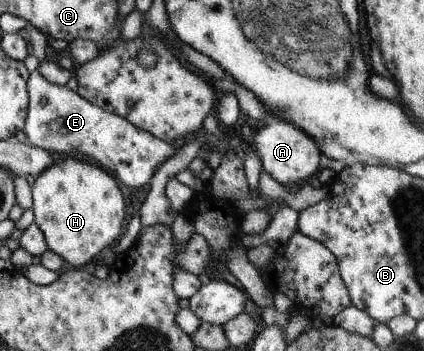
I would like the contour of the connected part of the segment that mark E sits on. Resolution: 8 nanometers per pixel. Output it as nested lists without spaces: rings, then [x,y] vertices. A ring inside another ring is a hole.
[[[36,68],[29,79],[29,117],[25,119],[25,129],[23,132],[28,137],[28,142],[32,146],[41,147],[50,152],[56,158],[76,156],[86,158],[91,162],[103,167],[112,176],[116,176],[117,181],[122,181],[129,187],[143,187],[149,184],[154,173],[167,161],[171,159],[177,150],[165,140],[151,135],[148,131],[135,127],[129,120],[114,113],[105,111],[96,104],[89,103],[80,93],[73,91],[67,85],[57,85],[49,83],[41,71]]]

